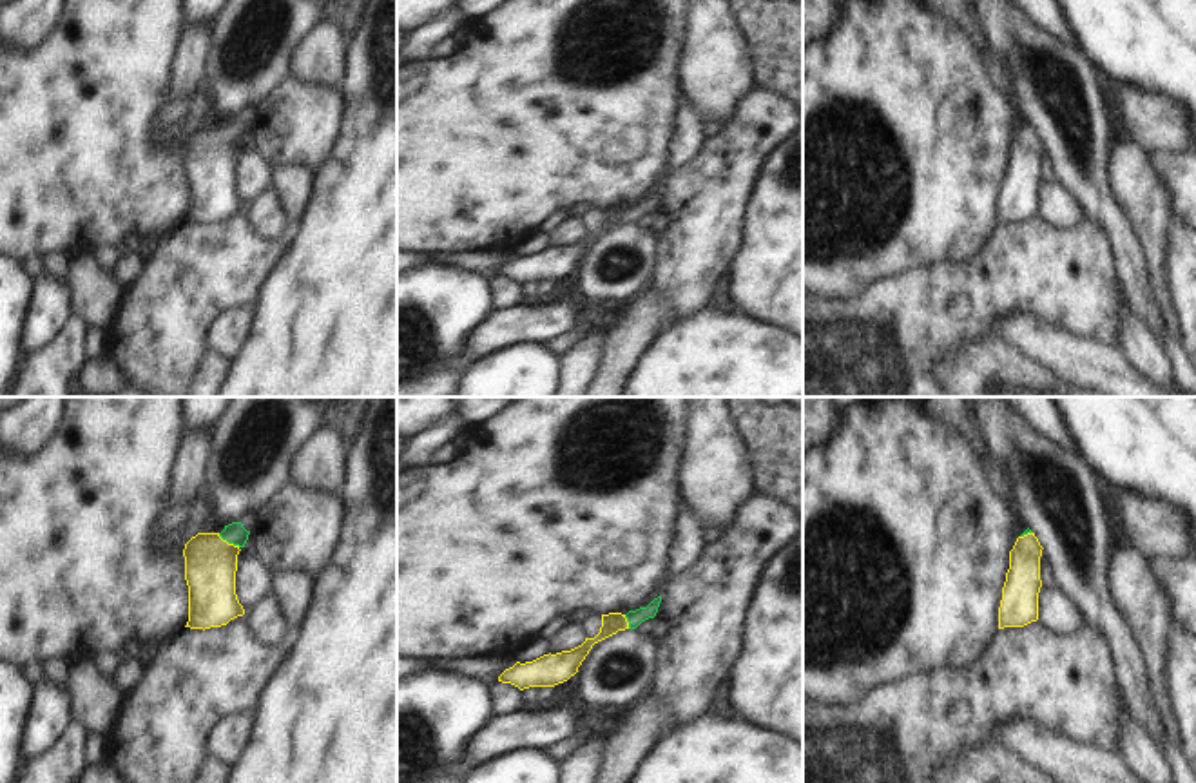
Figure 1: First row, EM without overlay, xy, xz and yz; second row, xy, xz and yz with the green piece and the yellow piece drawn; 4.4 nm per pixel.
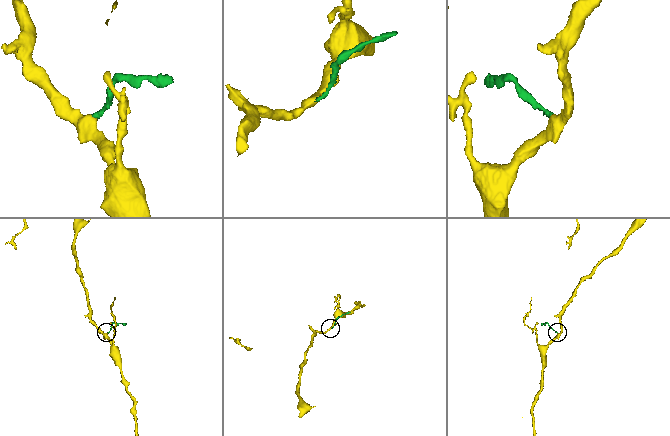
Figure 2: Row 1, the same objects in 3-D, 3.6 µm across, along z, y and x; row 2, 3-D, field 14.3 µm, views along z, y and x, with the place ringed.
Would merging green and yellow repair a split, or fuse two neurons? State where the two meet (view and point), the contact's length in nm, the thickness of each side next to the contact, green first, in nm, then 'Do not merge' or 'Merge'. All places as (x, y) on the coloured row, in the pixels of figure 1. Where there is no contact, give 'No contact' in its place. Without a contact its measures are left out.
Touches green at xy (229, 542). Shared border 120 nm. Thickness 100 nm (green) against 240 nm. Merge

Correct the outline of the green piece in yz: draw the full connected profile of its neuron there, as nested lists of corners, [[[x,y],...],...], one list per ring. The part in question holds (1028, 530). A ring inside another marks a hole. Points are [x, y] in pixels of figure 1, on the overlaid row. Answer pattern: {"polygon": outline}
{"polygon": [[[1027,527],[1009,551],[1009,569],[998,607],[998,629],[1024,627],[1038,620],[1042,546]]]}

